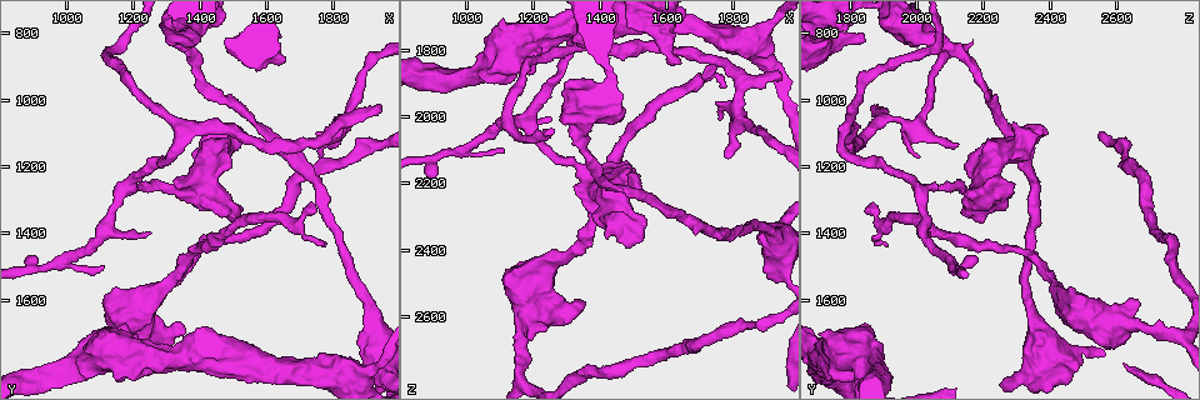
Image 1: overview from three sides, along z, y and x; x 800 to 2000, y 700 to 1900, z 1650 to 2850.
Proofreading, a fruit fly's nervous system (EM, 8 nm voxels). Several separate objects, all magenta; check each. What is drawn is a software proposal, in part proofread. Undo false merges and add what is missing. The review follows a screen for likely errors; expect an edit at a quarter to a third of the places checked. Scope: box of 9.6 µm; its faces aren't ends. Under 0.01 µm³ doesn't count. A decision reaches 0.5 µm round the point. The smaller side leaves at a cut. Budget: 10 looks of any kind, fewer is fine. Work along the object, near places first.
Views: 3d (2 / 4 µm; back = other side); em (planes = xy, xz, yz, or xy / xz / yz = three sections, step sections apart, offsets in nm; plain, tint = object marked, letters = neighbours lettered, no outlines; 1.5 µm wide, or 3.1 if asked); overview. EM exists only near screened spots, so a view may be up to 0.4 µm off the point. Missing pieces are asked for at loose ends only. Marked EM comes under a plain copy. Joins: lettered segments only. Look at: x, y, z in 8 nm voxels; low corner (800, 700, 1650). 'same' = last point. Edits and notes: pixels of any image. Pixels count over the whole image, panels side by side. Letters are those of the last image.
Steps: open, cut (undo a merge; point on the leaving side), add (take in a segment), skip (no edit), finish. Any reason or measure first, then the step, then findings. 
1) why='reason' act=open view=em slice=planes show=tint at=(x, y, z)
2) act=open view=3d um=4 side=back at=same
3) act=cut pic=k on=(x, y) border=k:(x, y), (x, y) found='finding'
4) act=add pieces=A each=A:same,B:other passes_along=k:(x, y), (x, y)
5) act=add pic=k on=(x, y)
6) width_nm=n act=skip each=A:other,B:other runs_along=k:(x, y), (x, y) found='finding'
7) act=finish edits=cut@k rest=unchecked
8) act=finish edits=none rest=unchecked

why='closes a loop' act=open view=3d um=2 at=(1480, 1150, 2190)

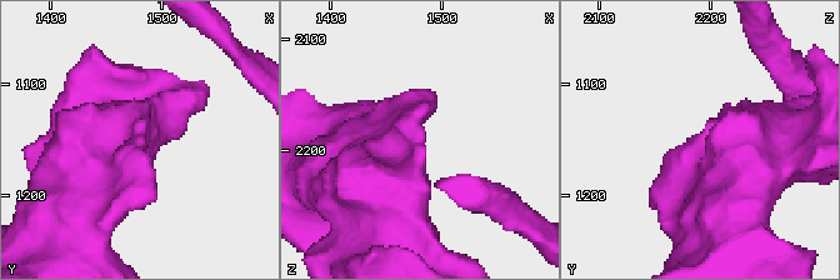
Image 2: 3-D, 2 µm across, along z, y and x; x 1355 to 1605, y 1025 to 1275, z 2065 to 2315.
why='shape alone is not enough' act=open view=em slice=planes show=tint at=(1474, 1154, 2186)

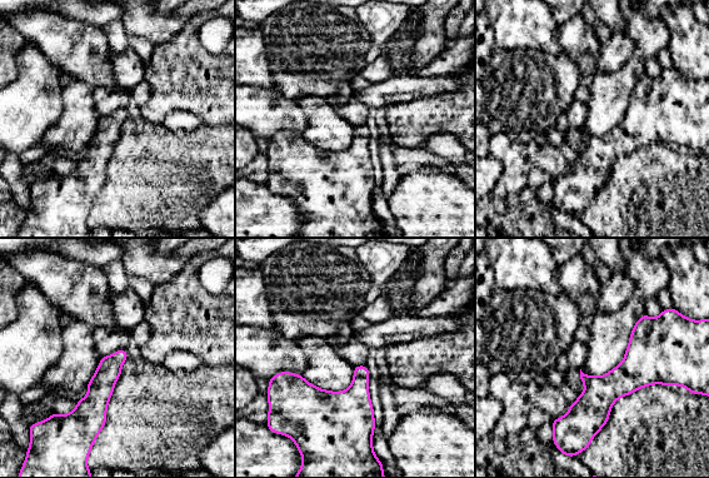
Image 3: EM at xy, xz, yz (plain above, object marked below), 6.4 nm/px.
act=open view=em slice=planes show=letters at=same

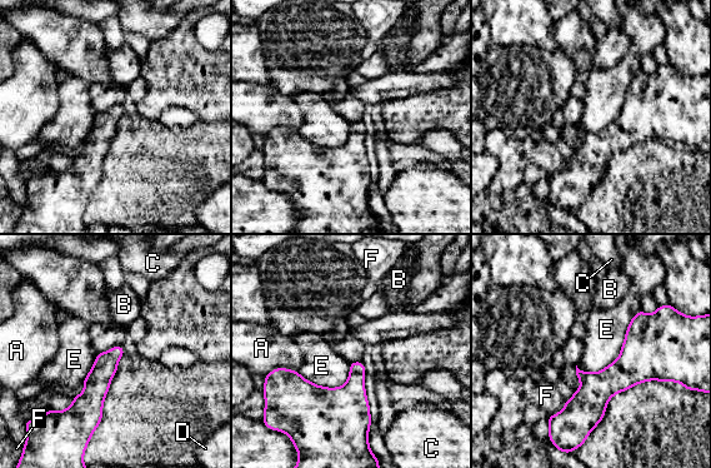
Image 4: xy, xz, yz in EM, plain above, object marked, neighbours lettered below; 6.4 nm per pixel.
width_nm=100 act=skip each=A:other,B:other,C:other,D:other,E:other,F:other runs_along=4:(652, 318), (644, 345), (559, 418) found='continuous, no second cell'

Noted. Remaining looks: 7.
why='branch stops here' act=open view=3d um=2 at=(1250, 1410, 2010)

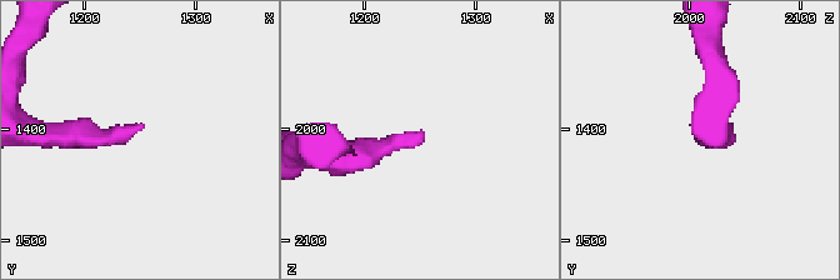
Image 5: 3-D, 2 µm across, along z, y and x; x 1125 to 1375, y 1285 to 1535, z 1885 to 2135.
act=open view=em slice=planes show=tint at=(1252, 1398, 2008)

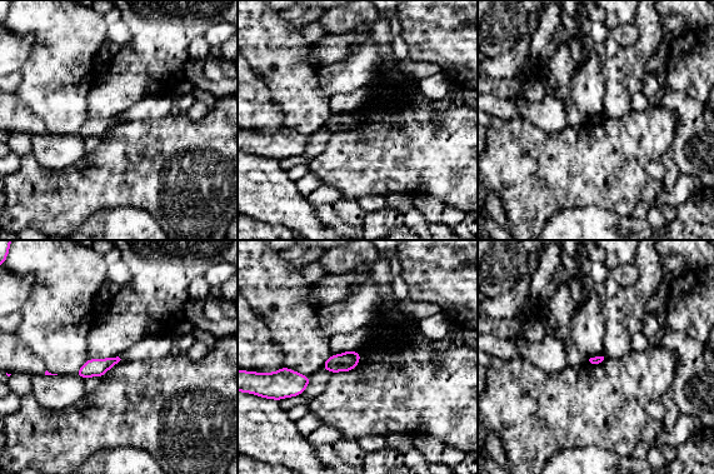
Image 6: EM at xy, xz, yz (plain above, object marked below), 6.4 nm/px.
why='see the neighbours' act=open view=em slice=planes show=letters at=same

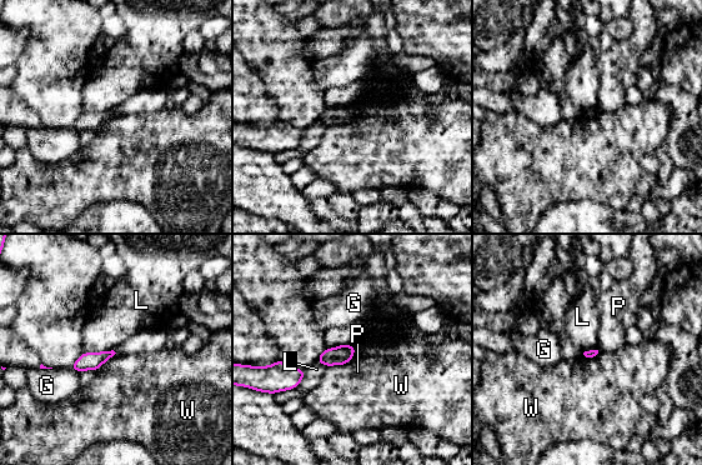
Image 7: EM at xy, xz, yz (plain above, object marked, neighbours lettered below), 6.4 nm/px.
act=skip each=G:other,L:other,P:other,W:other border=7:(355, 346), (346, 363), (327, 366) found='no lettered segment goes on from it'

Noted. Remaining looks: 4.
why='free end' act=open view=3d um=4 at=(1650, 810, 1840)

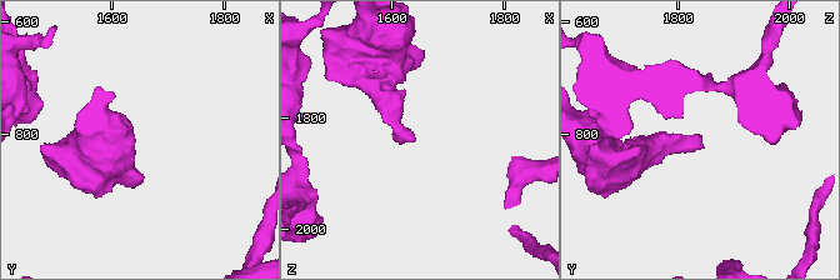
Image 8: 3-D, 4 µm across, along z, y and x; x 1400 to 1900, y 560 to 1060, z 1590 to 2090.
act=open view=em slice=xy step=4 show=tint at=(1645, 810, 1845)

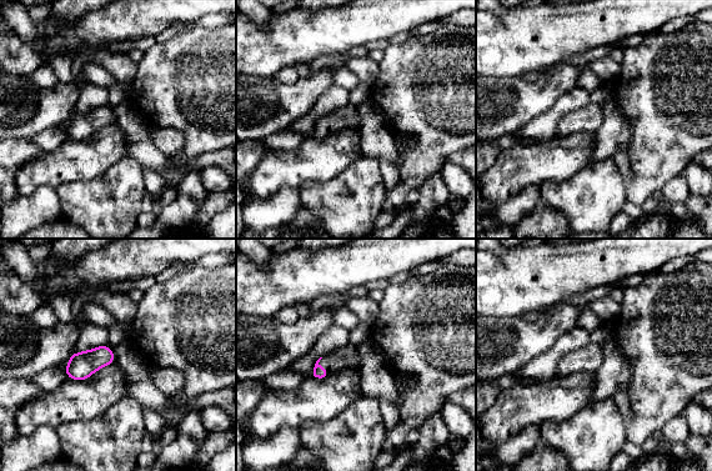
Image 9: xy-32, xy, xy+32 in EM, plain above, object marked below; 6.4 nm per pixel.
why='cut it another way' act=open view=em slice=planes show=letters at=same

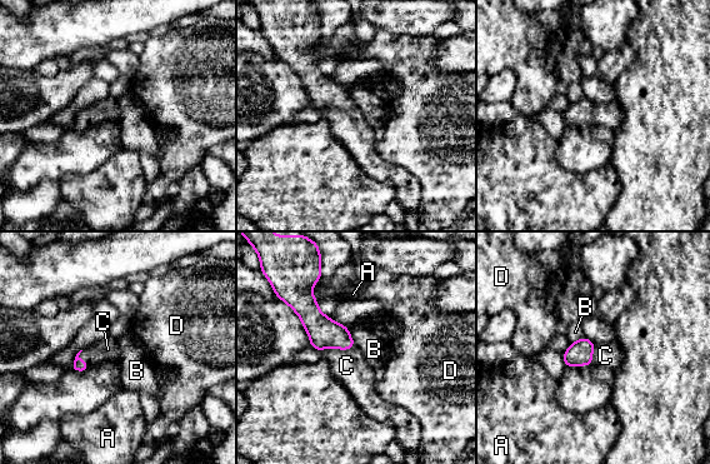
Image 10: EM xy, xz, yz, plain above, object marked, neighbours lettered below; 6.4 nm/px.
act=add pic=10 on=(349, 367) each=A:other,B:other,C:same,D:other passes_along=10:(324, 333), (338, 348), (349, 367) found='it goes on there'

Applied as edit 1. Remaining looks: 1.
act=finish edits=add@10 rest=unchecked

